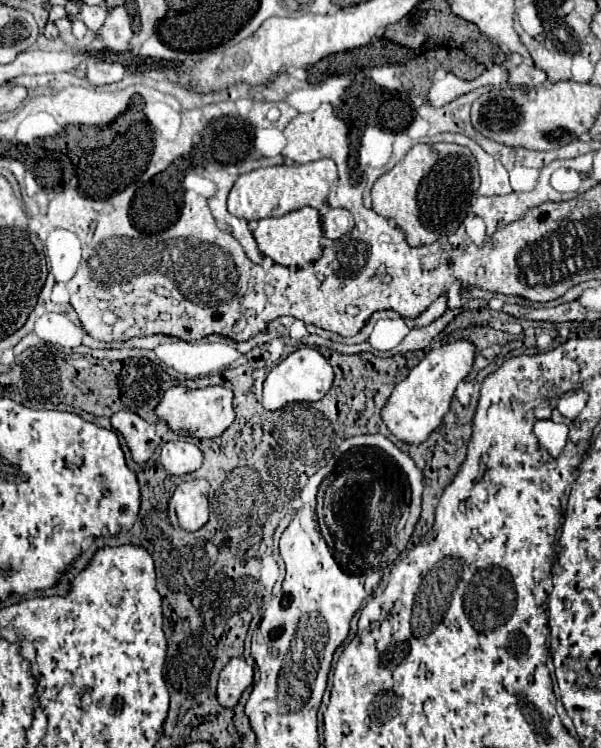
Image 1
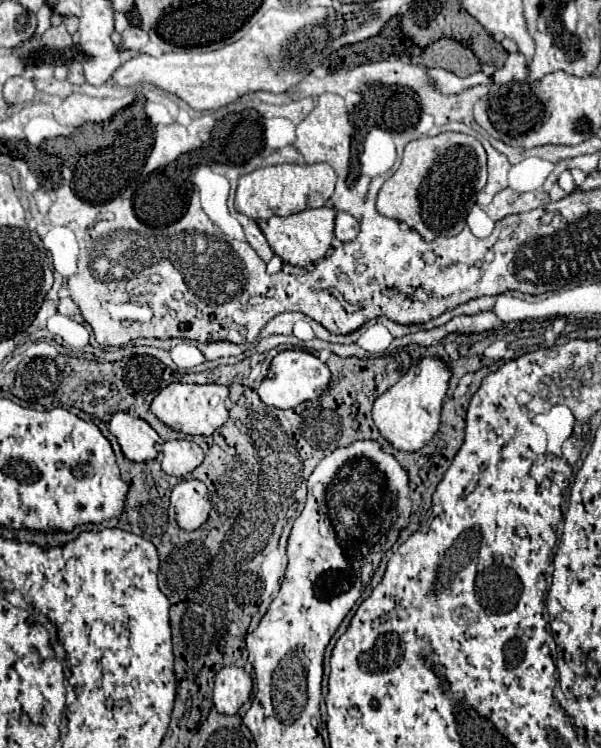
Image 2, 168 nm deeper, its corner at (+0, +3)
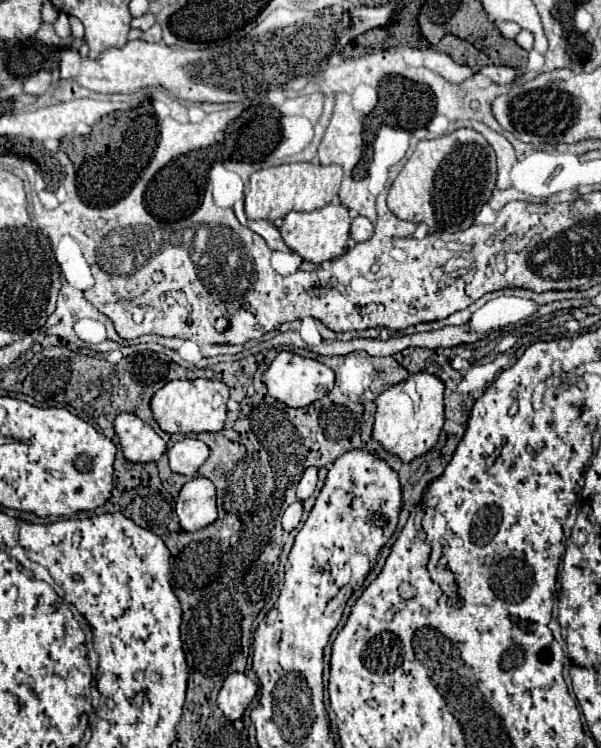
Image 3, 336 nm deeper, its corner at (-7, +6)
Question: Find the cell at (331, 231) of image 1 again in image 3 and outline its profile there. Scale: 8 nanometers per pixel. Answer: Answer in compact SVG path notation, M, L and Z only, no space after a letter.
M357 216L353 218L353 224L351 224L351 238L355 242L365 242L373 236L373 224L365 218L365 216Z

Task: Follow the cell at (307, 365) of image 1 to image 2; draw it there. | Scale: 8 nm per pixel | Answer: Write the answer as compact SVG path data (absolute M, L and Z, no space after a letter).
M290 349L278 353L272 363L270 363L270 373L258 387L260 399L268 407L278 407L278 409L290 409L300 405L302 401L316 399L320 397L330 383L330 369L326 363L322 363L314 353L302 351L302 349Z

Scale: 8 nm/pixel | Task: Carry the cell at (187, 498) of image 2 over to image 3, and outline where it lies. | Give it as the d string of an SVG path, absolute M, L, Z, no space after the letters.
M197 476L189 480L177 498L177 516L181 528L187 532L201 530L217 520L217 504L215 504L215 486L211 480Z

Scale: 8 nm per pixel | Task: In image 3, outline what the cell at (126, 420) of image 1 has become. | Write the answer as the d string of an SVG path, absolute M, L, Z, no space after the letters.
M117 414L113 428L125 460L133 464L155 462L167 450L165 440L135 414Z

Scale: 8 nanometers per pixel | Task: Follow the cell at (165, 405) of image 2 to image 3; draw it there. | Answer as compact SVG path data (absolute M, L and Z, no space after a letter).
M171 380L151 398L151 412L159 428L167 434L189 434L189 432L217 432L225 424L229 388L219 380Z

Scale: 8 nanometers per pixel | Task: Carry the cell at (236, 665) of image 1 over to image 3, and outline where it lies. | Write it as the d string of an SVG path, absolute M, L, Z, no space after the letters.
M233 672L225 678L219 698L217 698L217 706L221 708L223 716L227 720L239 720L245 712L245 708L251 704L251 700L257 694L257 684L247 678L245 674Z

